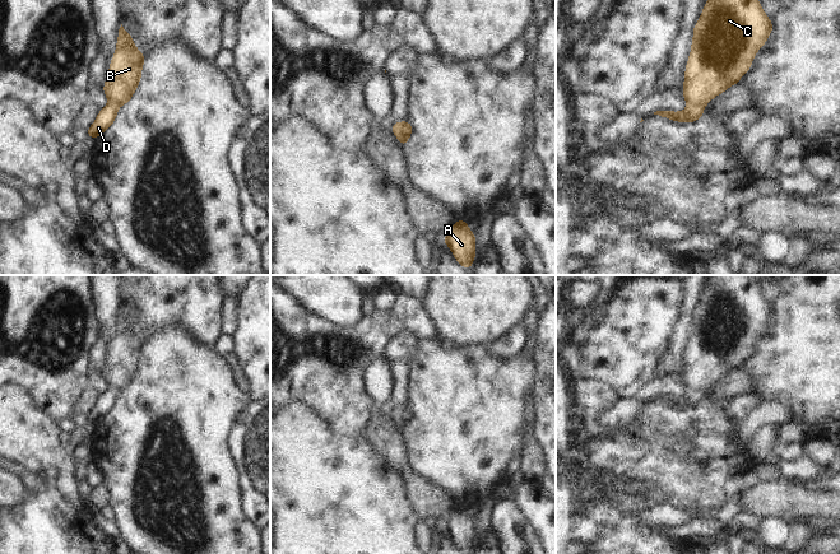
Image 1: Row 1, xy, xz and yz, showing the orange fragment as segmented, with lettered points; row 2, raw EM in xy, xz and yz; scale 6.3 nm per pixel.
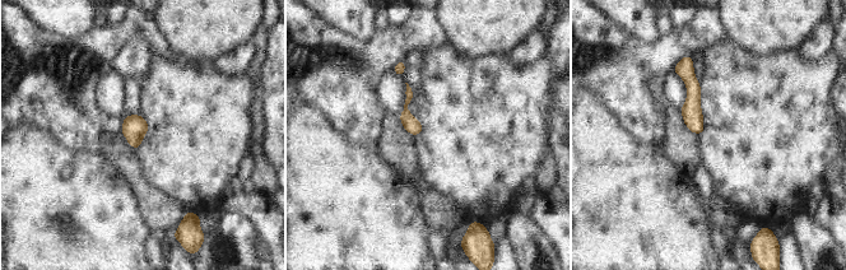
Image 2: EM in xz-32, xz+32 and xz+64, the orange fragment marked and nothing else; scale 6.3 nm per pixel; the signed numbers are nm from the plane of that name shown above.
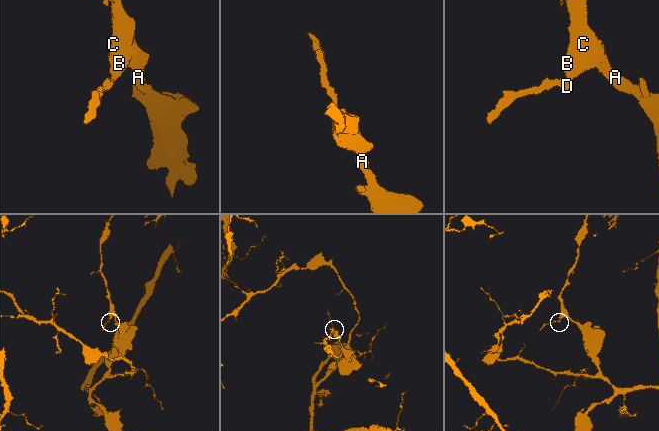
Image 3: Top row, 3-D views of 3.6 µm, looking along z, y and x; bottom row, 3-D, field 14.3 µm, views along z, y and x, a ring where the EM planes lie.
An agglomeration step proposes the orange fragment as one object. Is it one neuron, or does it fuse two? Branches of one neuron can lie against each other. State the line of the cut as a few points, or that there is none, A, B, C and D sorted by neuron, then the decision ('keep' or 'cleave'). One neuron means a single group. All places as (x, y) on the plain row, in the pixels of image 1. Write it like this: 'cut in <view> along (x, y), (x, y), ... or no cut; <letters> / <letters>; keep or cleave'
no cut; A B C D; keep

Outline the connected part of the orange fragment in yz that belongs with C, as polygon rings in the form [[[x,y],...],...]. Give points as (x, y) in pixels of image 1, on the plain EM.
[[[711,275],[702,299],[693,313],[691,340],[687,346],[683,383],[688,392],[682,397],[656,396],[654,400],[677,408],[695,408],[704,400],[704,392],[730,371],[738,369],[752,349],[756,337],[772,317],[760,285],[749,275]]]

